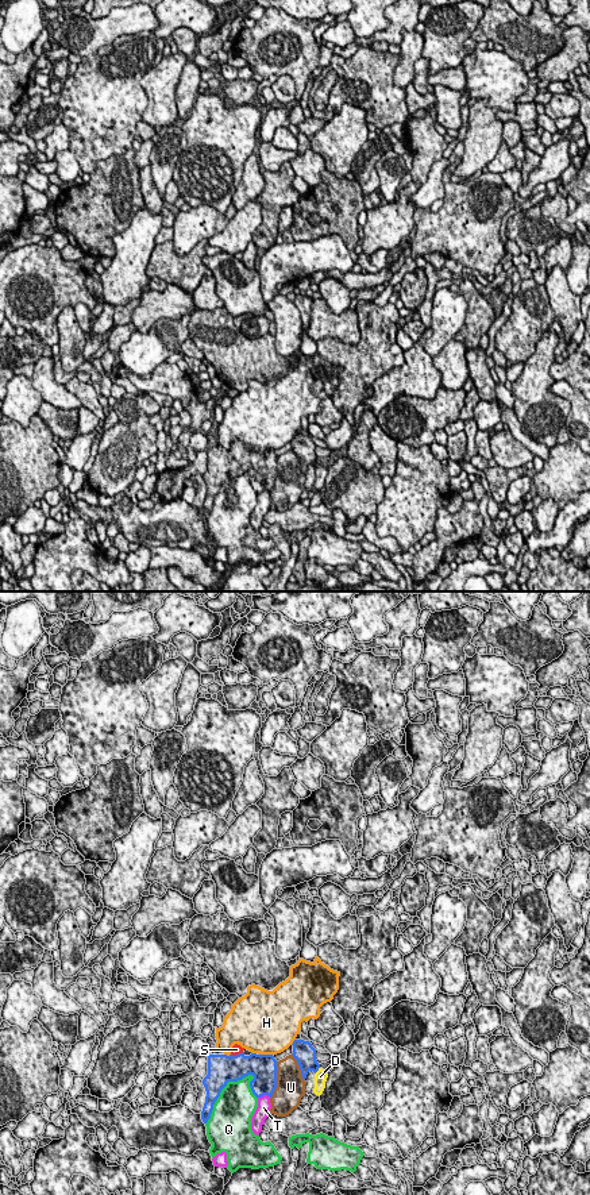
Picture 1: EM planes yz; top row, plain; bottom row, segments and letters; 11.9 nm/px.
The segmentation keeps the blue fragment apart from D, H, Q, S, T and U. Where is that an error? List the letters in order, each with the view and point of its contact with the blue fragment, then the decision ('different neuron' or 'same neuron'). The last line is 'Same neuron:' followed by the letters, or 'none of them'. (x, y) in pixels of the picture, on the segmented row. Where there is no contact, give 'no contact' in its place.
D: contact yz (317, 1070); different neuron
H: contact yz (266, 1055); different neuron
Q: contact yz (220, 1091); different neuron
S: contact yz (236, 1055); same neuron
T: contact yz (263, 1094); different neuron
U: contact yz (276, 1080); different neuron
Same neuron: S

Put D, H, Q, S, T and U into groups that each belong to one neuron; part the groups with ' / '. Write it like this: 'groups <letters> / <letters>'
groups D / H / Q / S / T / U

